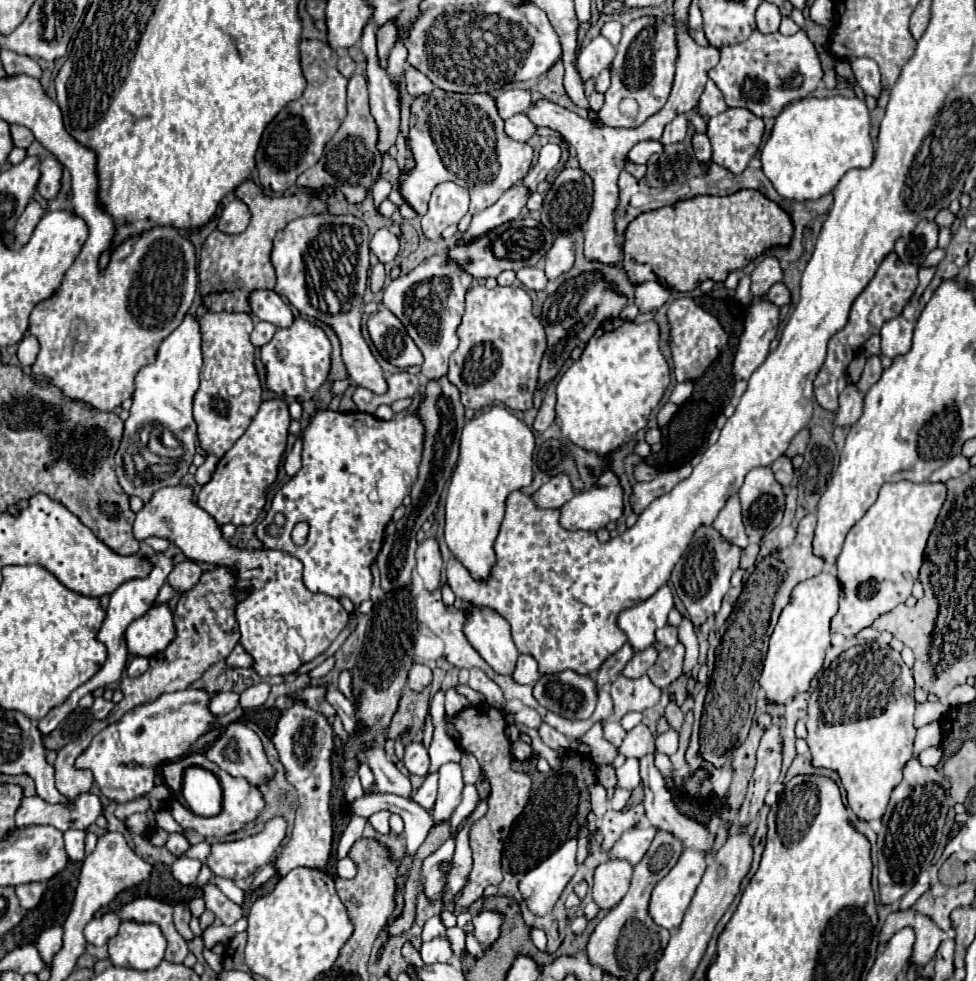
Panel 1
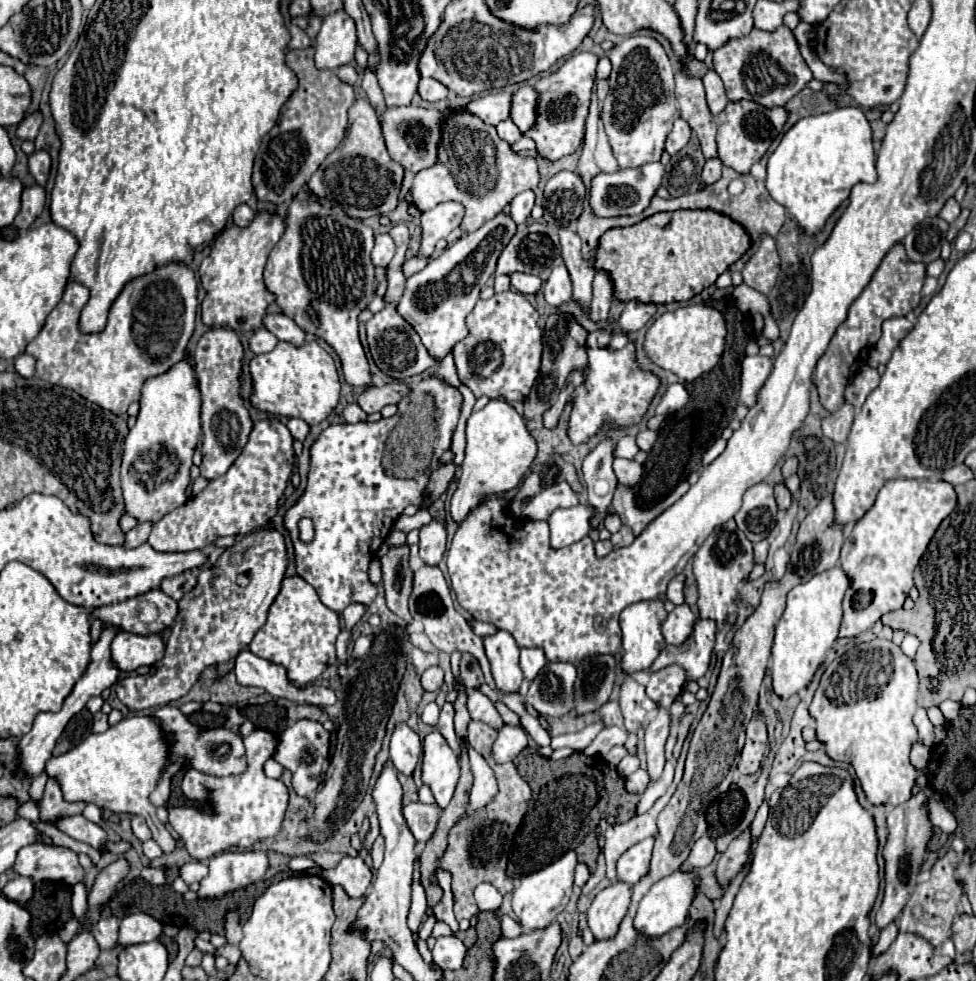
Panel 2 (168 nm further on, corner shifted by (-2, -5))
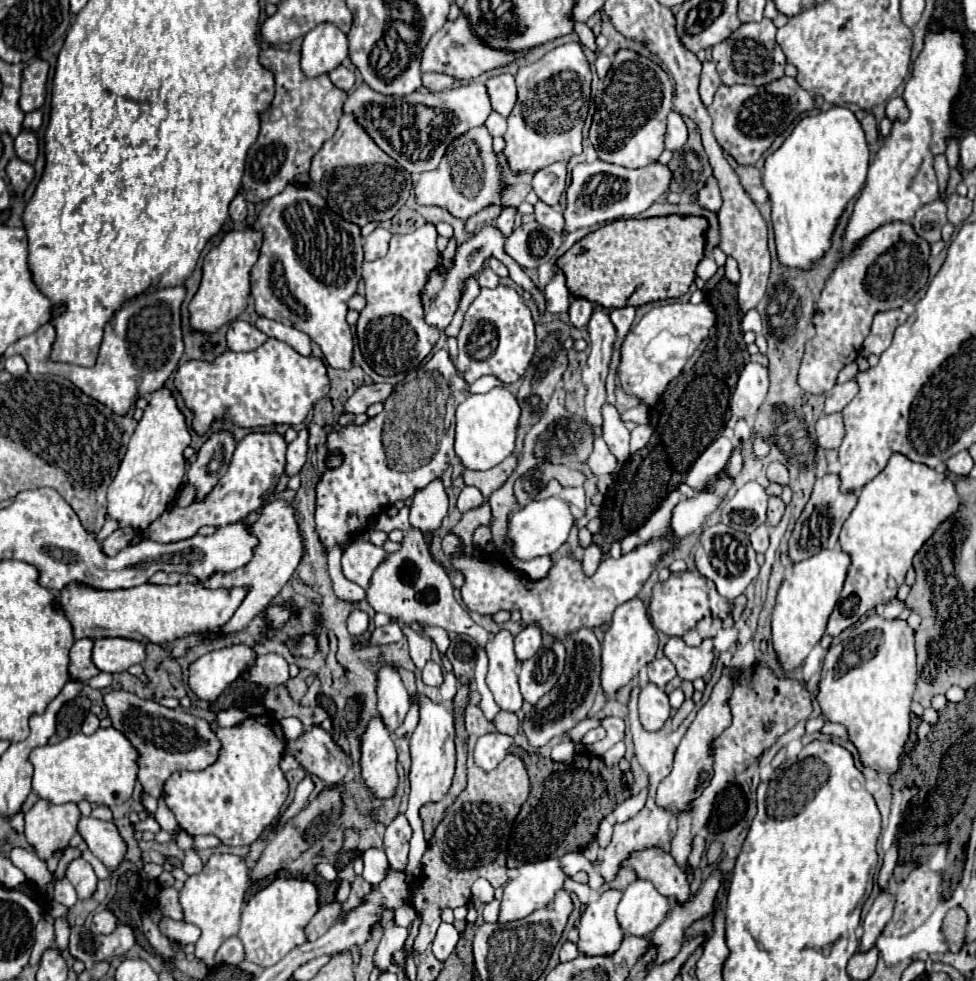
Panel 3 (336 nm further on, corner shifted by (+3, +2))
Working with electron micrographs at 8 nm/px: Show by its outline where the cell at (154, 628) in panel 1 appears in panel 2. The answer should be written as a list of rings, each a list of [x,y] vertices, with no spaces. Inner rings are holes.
[[[120,632],[112,640],[112,658],[116,660],[116,664],[122,672],[134,672],[140,666],[152,666],[162,656],[164,656],[164,640],[162,640],[160,634],[140,636],[140,634],[132,634],[132,632]]]

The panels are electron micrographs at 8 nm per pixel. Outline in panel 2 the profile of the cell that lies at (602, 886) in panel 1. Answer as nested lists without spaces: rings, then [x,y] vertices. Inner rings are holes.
[[[616,882],[596,894],[592,906],[588,908],[588,926],[596,940],[610,938],[618,930],[622,916],[630,904],[630,886],[626,882]]]

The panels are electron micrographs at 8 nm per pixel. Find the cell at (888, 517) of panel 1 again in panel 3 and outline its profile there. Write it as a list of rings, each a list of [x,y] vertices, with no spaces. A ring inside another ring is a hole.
[[[893,453],[887,467],[863,485],[859,503],[839,535],[841,549],[851,557],[851,567],[825,633],[831,637],[839,635],[869,609],[895,597],[915,553],[935,533],[935,529],[957,511],[957,507],[959,497],[955,493],[955,483],[945,473],[915,463],[901,453]]]

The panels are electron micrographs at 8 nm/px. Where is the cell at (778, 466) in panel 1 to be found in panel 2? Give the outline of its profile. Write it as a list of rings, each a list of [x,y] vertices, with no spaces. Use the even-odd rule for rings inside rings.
[[[784,484],[774,486],[774,496],[776,496],[776,504],[780,510],[786,510],[790,506],[790,490]]]

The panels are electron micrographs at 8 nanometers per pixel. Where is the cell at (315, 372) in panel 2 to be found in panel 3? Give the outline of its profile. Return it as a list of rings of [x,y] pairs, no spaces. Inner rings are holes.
[[[267,339],[261,347],[249,353],[233,353],[225,351],[213,361],[199,361],[191,359],[175,371],[175,389],[181,393],[185,407],[193,413],[193,431],[197,435],[209,435],[211,425],[217,419],[229,415],[235,427],[255,429],[255,427],[269,427],[269,425],[299,425],[307,419],[309,411],[315,403],[329,393],[329,379],[327,369],[321,359],[317,357],[301,357],[295,349],[285,345],[277,339]]]

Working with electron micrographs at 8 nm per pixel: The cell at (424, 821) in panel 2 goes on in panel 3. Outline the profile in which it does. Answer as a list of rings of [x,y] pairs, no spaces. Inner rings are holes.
[[[397,815],[391,821],[391,825],[387,825],[385,837],[383,837],[383,849],[389,859],[389,867],[393,871],[405,871],[409,839],[411,839],[411,827],[409,827],[405,815]]]

